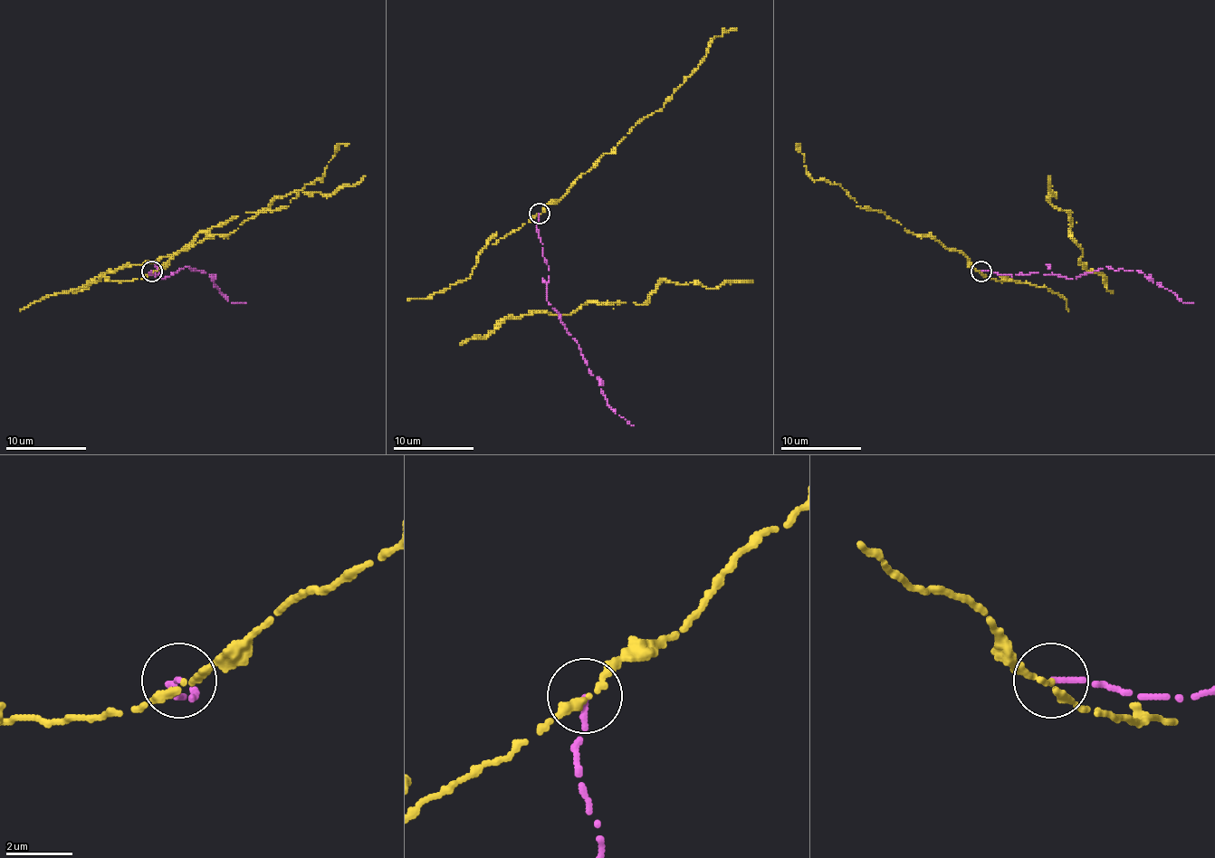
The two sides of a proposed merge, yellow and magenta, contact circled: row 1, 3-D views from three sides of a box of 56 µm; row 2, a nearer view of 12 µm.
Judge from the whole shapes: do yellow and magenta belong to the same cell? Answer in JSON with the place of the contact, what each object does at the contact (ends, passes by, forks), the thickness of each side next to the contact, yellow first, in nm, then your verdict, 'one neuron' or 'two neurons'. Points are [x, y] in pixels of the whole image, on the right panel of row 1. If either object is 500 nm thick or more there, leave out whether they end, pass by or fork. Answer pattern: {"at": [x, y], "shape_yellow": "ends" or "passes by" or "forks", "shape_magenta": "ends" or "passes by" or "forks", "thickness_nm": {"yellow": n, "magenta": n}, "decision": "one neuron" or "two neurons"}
{"at": [980, 271], "shape_yellow": "passes by", "shape_magenta": "ends", "thickness_nm": {"yellow": 200, "magenta": 150}, "decision": "two neurons"}

